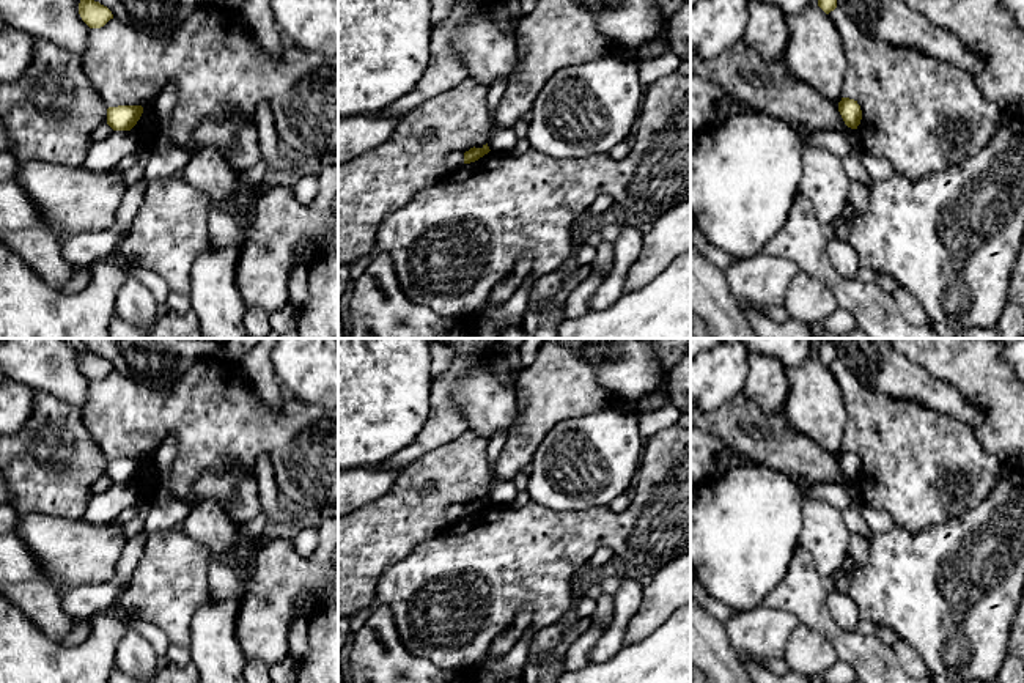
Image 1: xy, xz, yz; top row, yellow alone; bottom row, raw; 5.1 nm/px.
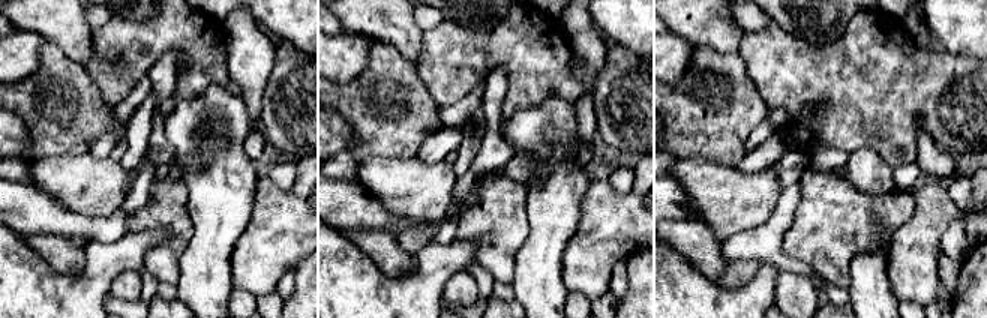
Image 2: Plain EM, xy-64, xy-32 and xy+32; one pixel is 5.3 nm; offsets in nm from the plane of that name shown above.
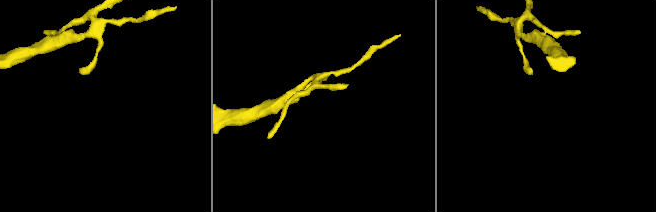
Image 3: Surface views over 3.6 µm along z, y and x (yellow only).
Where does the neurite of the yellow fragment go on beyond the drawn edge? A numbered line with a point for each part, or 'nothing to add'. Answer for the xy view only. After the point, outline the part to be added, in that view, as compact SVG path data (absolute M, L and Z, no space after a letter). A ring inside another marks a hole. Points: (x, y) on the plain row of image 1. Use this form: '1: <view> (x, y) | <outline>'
nothing to add

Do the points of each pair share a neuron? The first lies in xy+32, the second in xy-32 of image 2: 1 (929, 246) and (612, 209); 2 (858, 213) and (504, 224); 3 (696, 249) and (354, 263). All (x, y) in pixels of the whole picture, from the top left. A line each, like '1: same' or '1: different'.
1: same
2: same
3: different

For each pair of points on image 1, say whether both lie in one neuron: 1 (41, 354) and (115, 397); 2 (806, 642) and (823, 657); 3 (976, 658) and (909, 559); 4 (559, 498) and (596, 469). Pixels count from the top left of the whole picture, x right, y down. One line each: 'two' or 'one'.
1: two
2: one
3: one
4: one

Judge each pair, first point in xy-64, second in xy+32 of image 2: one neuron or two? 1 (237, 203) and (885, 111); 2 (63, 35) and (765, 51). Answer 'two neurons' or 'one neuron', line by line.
1: two neurons
2: two neurons

